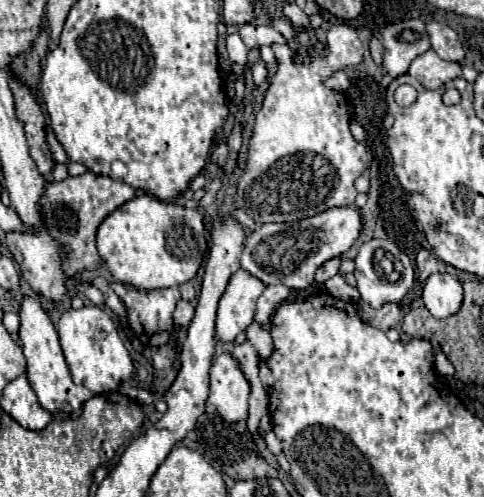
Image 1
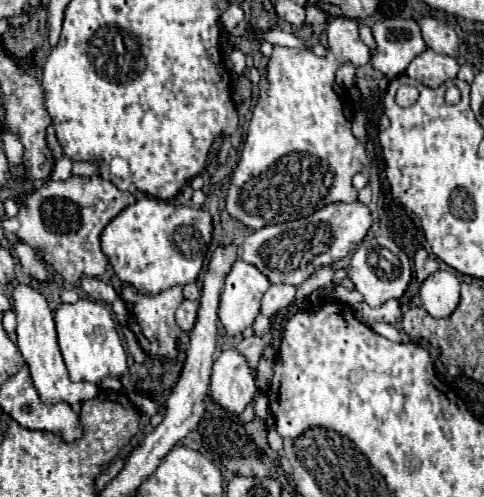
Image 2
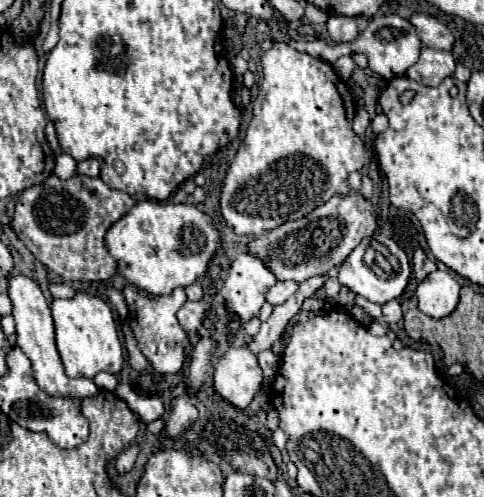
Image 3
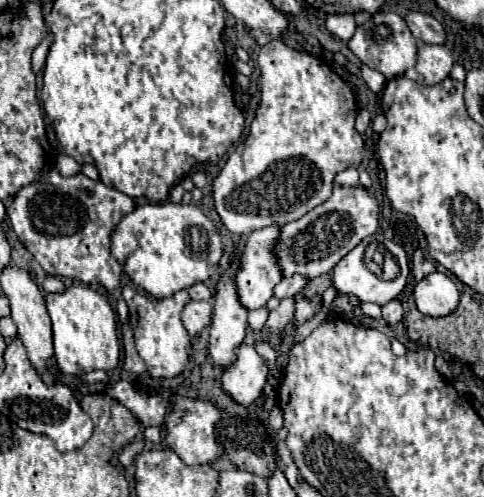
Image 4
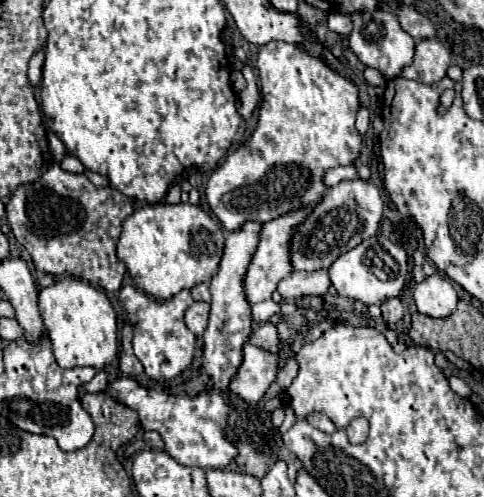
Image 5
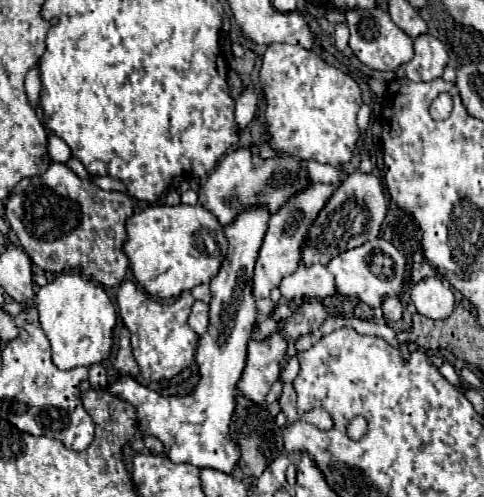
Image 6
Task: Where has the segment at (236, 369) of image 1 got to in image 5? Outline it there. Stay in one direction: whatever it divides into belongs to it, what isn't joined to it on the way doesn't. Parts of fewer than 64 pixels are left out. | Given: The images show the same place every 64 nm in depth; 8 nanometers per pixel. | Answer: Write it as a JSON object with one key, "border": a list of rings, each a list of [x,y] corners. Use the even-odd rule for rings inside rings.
{"border":[[[244,344],[242,364],[236,370],[236,376],[230,380],[230,392],[248,404],[256,404],[268,386],[276,380],[276,366],[278,354],[270,354],[252,344]]]}

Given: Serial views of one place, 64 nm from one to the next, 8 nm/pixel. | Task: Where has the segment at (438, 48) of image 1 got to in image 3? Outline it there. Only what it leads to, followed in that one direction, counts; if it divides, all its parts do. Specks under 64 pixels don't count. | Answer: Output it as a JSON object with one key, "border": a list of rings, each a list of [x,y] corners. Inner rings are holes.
{"border":[[[414,14],[410,22],[416,26],[416,32],[424,46],[428,48],[440,48],[440,50],[452,50],[454,36],[452,32],[440,24],[434,16],[428,14]]]}

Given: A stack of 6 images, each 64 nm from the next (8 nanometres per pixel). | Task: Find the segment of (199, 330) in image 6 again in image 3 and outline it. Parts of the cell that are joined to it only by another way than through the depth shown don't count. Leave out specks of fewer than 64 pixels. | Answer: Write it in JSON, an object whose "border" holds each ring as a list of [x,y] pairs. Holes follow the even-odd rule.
{"border":[[[198,300],[198,302],[186,302],[180,310],[178,310],[178,322],[180,326],[186,330],[186,334],[196,334],[198,328],[202,326],[202,320],[204,320],[204,314],[208,310],[208,302],[204,300]]]}

